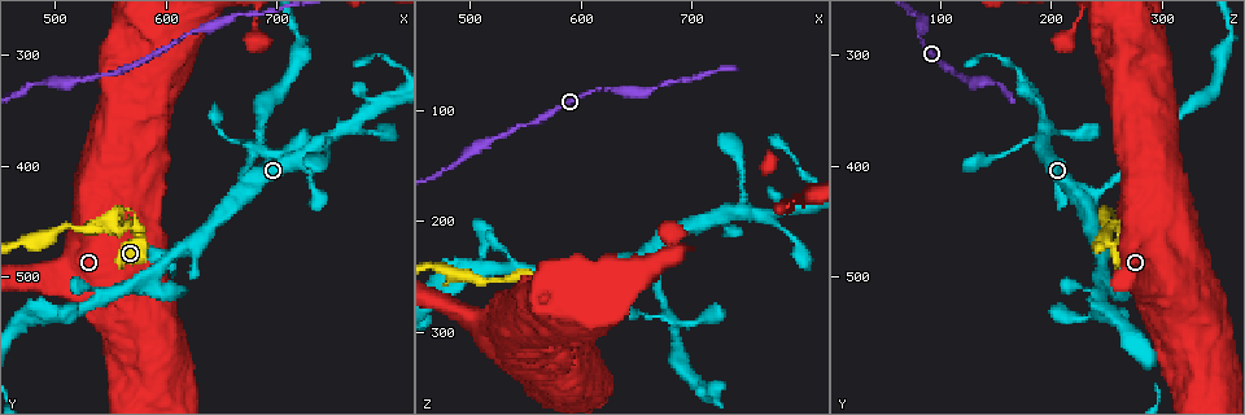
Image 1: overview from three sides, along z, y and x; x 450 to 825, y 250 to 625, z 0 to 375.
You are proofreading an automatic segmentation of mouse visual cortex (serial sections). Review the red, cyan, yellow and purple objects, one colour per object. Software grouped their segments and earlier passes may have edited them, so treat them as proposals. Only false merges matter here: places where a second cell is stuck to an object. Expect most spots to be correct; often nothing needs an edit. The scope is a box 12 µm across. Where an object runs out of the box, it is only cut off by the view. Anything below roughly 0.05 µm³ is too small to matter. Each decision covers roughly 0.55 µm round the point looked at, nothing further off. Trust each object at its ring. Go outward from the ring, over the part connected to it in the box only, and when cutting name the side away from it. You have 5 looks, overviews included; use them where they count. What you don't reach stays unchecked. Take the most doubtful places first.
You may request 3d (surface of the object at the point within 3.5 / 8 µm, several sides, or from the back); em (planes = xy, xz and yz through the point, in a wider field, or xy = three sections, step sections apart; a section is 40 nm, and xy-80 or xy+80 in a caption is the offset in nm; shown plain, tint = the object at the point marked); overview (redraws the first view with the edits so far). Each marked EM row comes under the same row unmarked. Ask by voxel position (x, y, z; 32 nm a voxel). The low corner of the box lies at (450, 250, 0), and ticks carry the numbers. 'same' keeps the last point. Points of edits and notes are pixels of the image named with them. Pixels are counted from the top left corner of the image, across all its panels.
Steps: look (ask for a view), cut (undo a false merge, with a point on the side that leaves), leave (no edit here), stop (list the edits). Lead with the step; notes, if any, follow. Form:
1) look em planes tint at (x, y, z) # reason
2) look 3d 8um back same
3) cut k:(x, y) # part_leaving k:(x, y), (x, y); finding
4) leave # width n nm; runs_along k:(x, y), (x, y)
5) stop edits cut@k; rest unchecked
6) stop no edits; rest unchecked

look 3d 3.5um at (686, 382, 288) # four-way junction

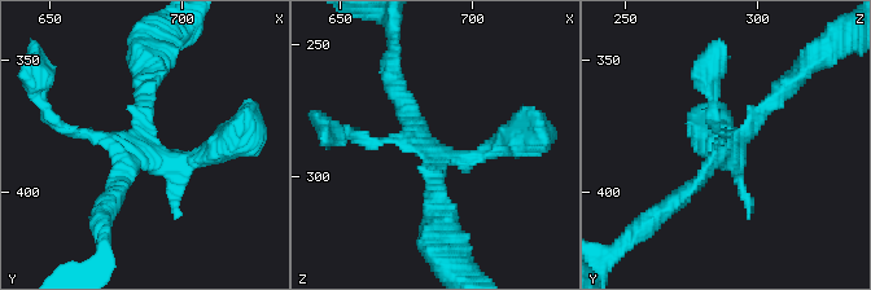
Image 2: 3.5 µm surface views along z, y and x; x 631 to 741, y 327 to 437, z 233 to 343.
look em planes tint at (684, 385, 289) # now the EM

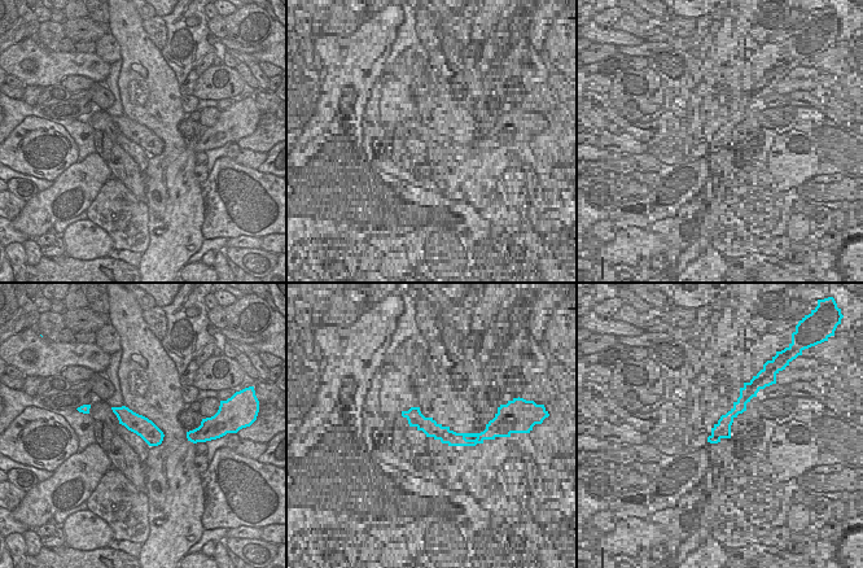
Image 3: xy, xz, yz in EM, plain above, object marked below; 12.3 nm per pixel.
look em xy step 2 tint same

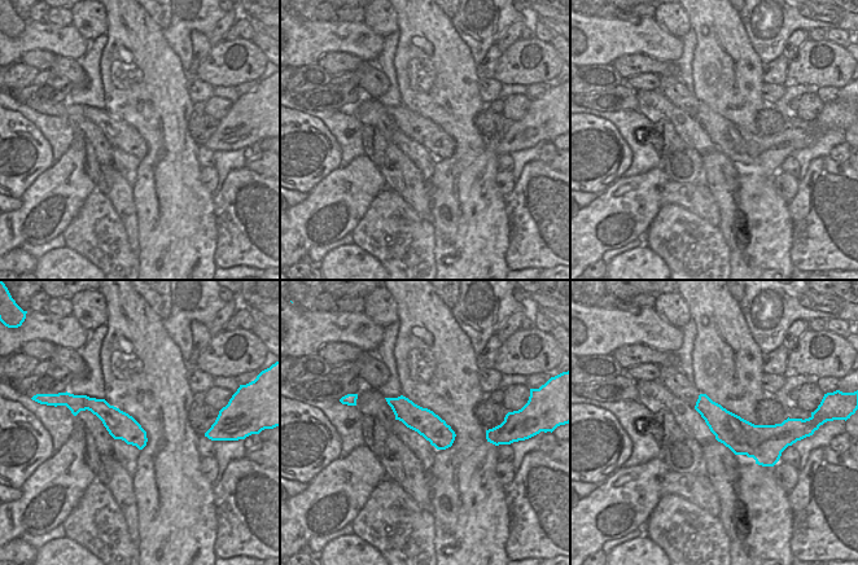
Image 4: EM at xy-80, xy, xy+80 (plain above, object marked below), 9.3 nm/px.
leave # runs_along 4:(390, 401), (427, 423), (449, 442); one cell here

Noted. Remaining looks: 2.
look 3d 3.5um back at (622, 284, 82) # sudden change in width

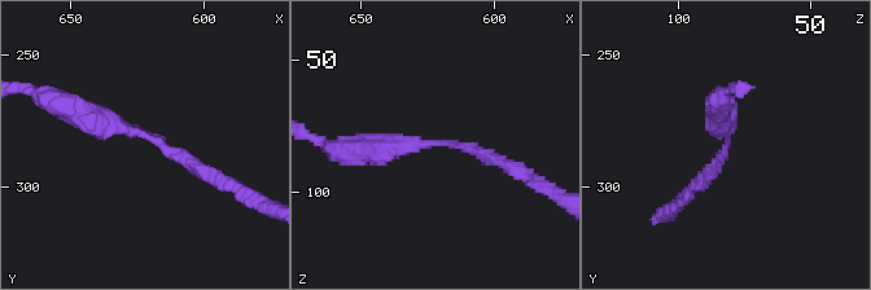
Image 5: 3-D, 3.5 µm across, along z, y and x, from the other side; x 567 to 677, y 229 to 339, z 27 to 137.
look em xy step 5 tint at (620, 281, 82) # arm_widths 150, 350 nm; now the EM

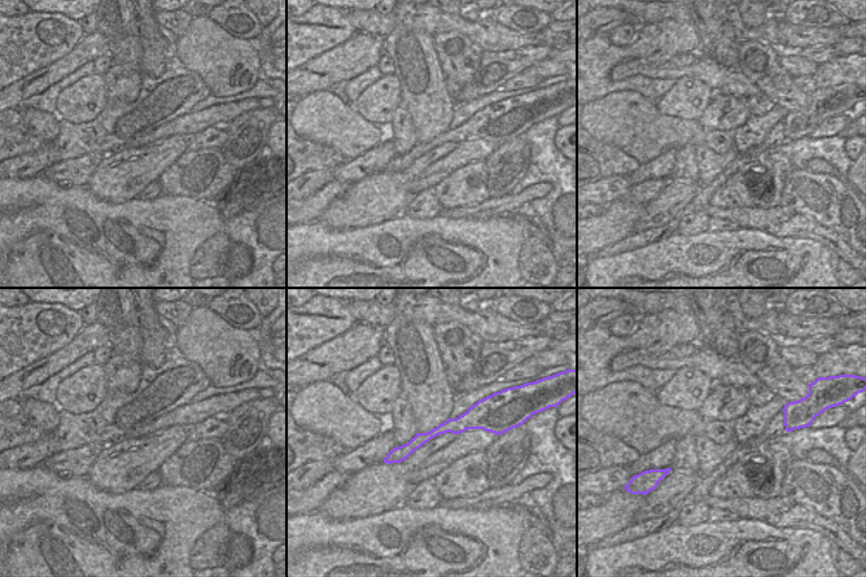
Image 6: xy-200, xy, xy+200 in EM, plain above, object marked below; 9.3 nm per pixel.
leave # runs_along 5:(220, 180), (141, 132), (70, 108); all the same cell

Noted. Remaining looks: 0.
stop no edits; rest unchecked

